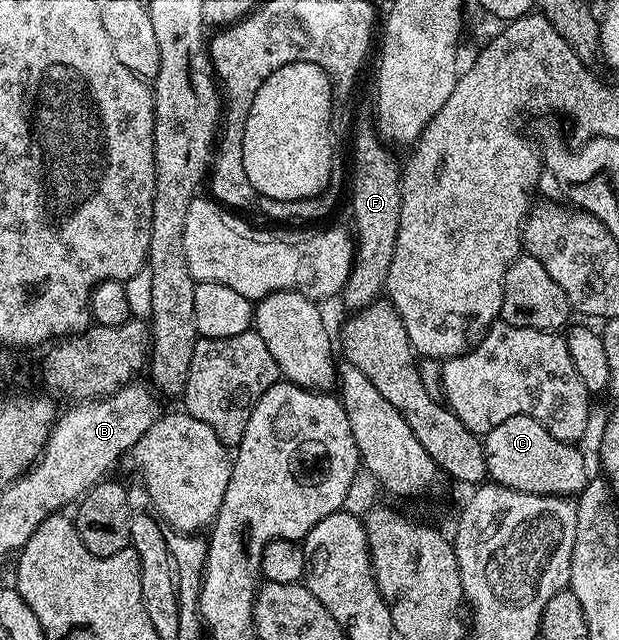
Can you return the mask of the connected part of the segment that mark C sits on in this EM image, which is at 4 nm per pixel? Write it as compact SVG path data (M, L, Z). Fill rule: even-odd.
M513 415L513 419L497 423L497 427L482 438L482 443L487 475L496 485L546 497L571 499L584 489L589 480L587 461L579 450L580 446L549 435L546 427L532 417Z

